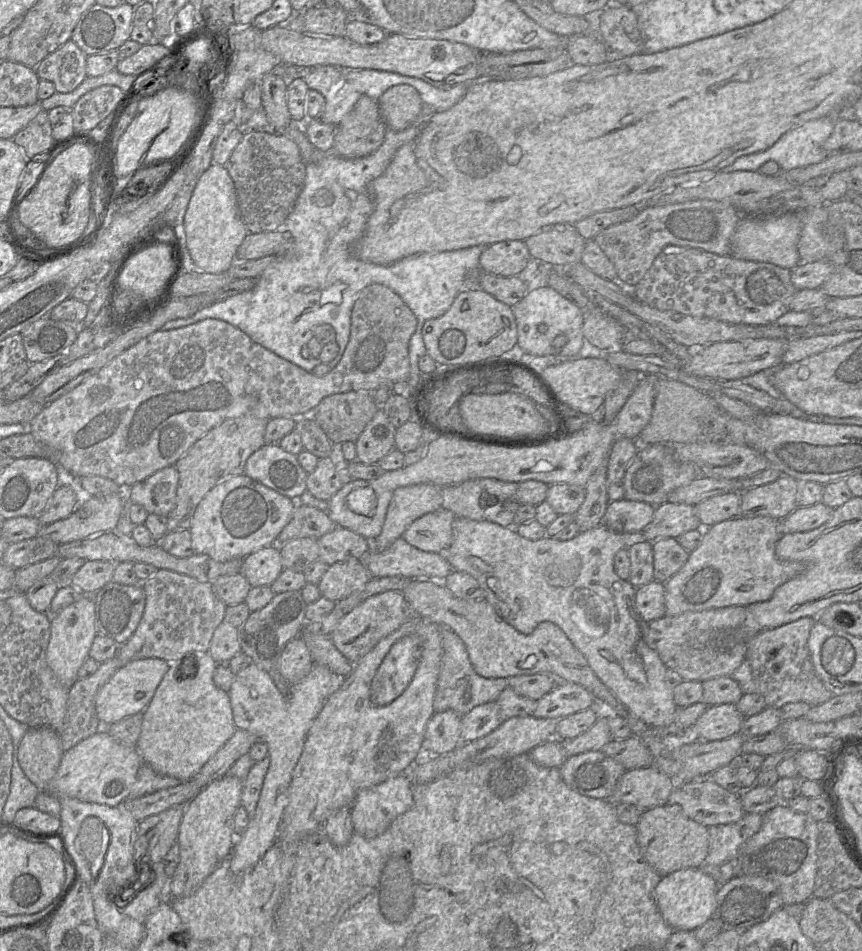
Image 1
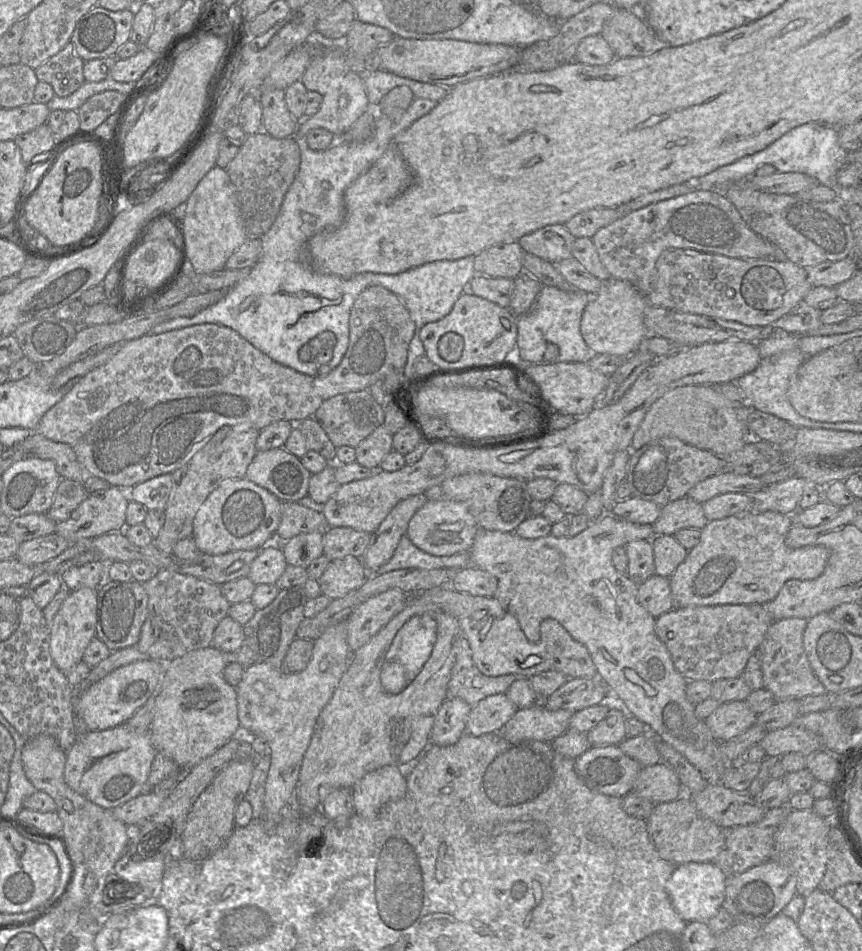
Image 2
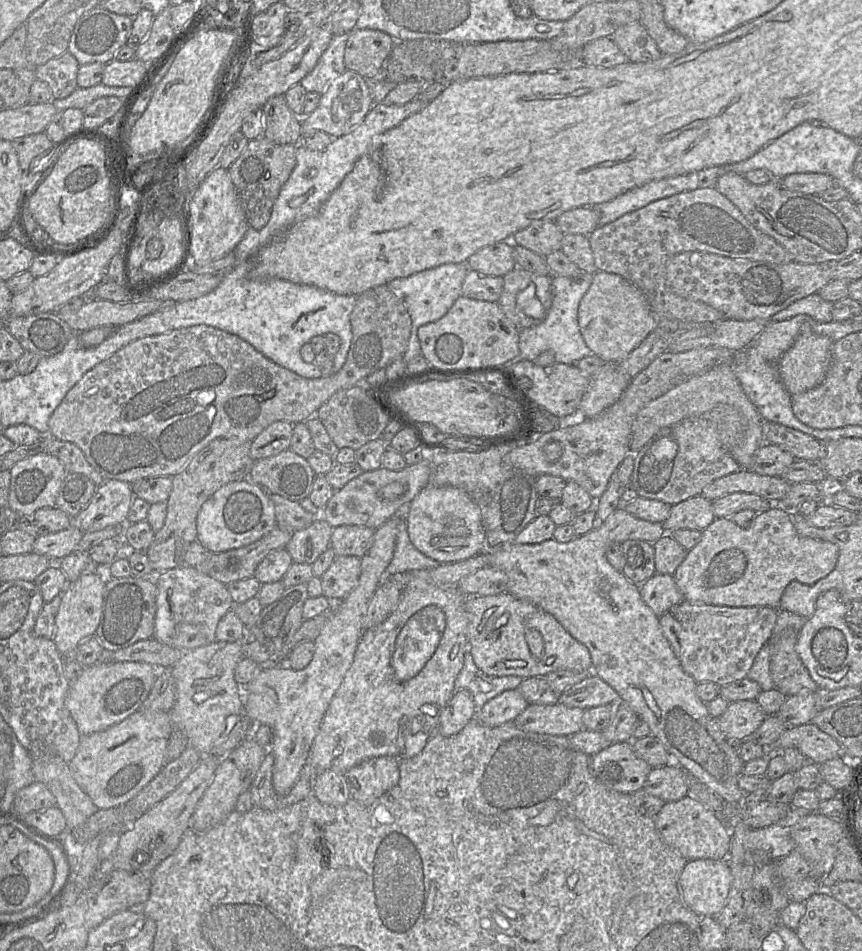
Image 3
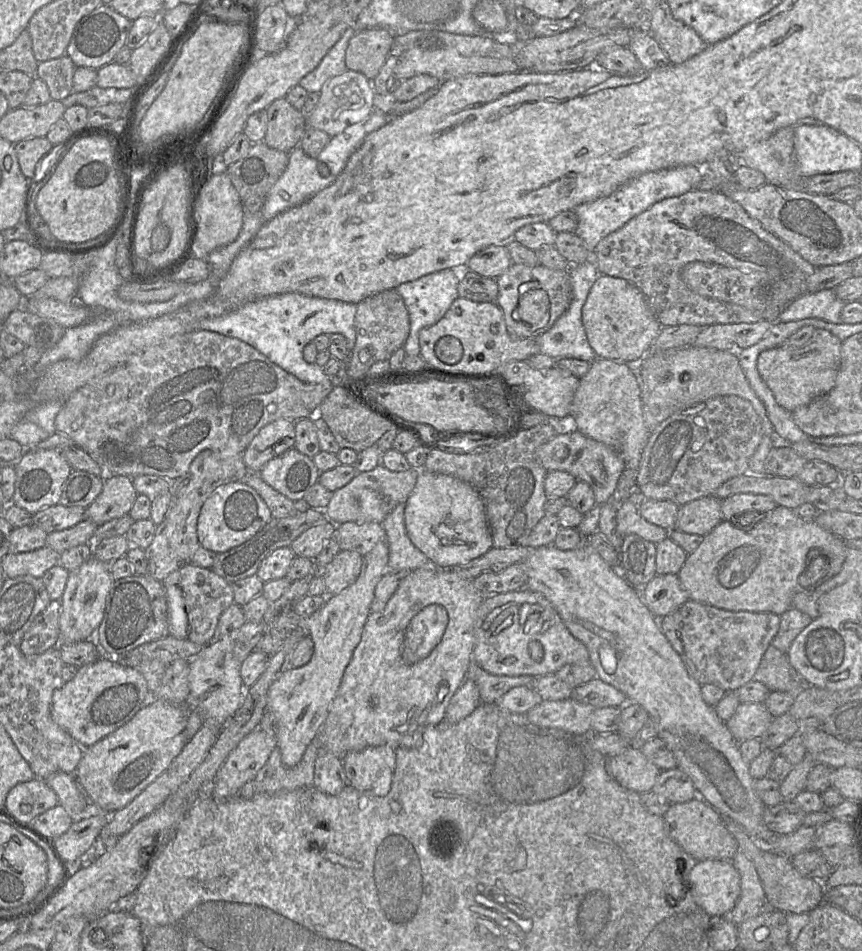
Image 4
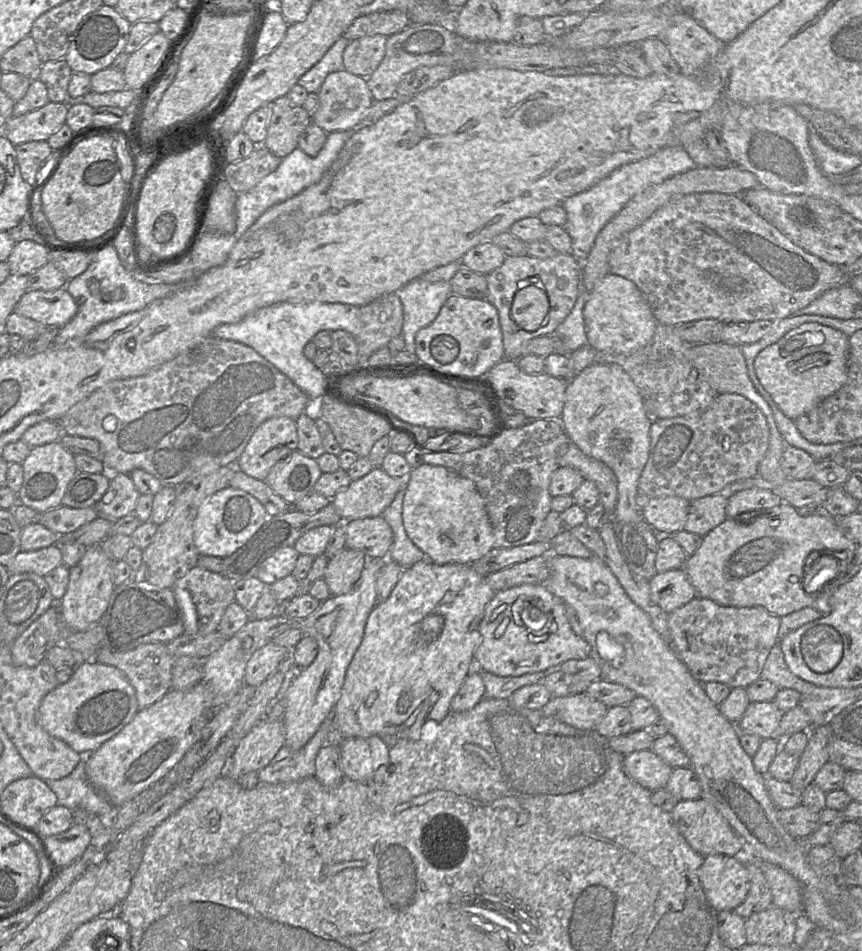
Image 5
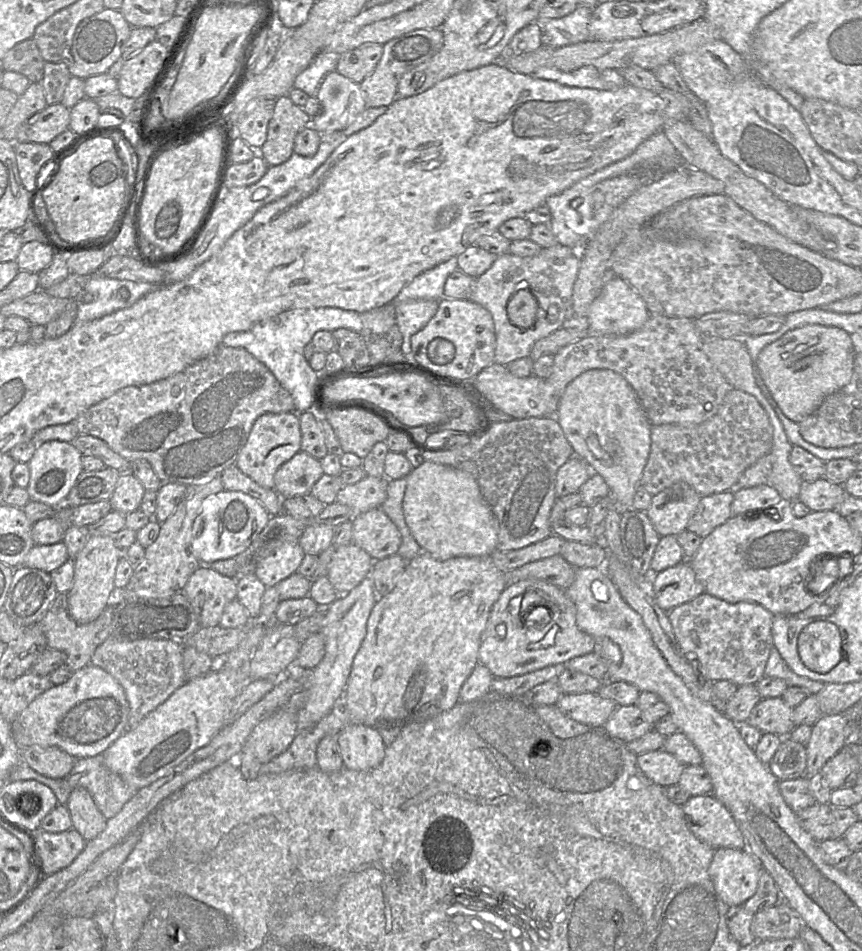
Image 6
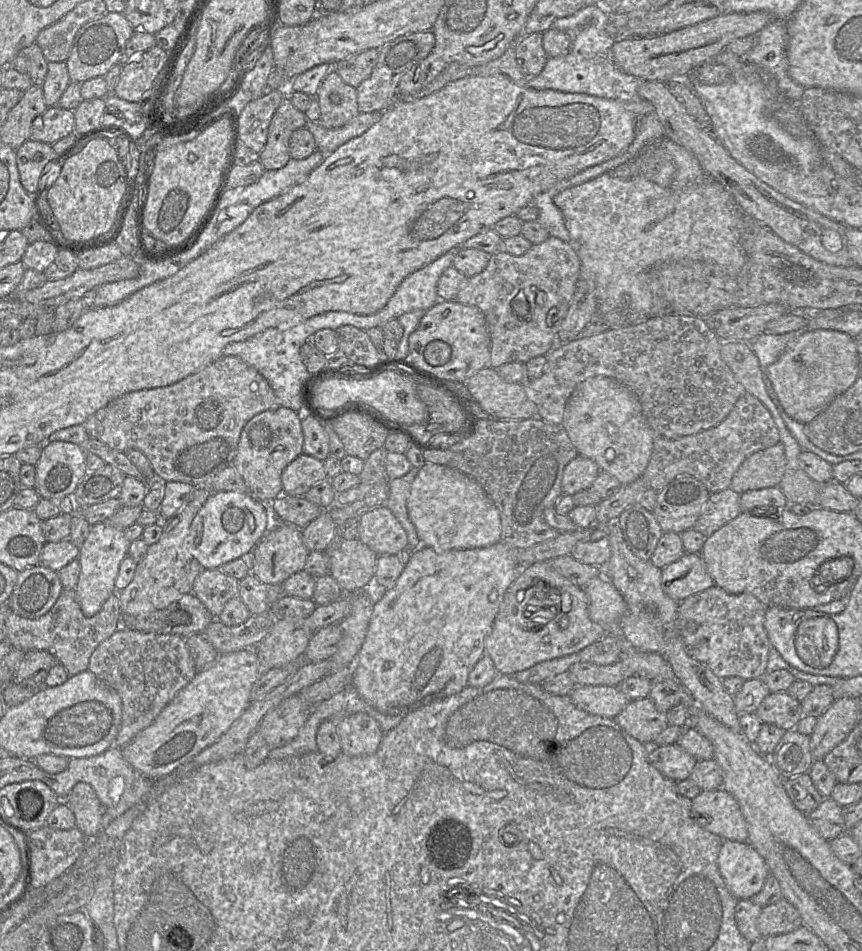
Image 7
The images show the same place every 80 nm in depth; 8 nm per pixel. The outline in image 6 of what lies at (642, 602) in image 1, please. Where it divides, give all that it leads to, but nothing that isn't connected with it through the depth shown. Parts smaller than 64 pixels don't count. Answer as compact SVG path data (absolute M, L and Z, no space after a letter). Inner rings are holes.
M688 559L651 574L651 589L657 604L666 612L705 592Z

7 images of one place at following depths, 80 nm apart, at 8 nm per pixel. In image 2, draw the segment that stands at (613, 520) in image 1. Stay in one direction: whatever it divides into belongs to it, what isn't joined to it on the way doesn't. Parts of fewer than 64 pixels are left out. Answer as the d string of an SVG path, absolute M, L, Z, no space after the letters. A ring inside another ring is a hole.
M638 497L618 501L611 514L615 517L637 524L653 524L660 516L661 506Z

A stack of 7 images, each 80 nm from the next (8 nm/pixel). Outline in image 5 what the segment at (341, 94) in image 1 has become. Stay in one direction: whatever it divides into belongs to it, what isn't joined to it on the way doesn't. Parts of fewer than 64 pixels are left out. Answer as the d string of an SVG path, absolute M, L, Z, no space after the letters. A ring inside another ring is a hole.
M344 69L330 73L318 91L319 105L311 115L311 123L319 126L327 134L335 131L355 130L364 124L366 113L374 102L366 79Z

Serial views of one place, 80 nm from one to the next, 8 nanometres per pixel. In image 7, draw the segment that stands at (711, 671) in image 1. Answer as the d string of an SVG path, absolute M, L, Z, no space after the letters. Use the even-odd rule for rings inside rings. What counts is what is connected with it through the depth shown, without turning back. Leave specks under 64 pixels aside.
M714 585L679 602L677 630L689 656L707 666L720 679L762 679L771 648L764 627L767 608L752 594L730 594Z

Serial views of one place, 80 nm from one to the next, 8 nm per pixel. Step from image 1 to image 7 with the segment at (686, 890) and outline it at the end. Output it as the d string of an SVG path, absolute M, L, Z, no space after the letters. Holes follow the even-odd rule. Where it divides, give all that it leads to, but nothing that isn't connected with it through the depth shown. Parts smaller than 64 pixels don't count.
M724 840L717 863L728 889L739 900L756 895L770 874L764 859L748 842Z

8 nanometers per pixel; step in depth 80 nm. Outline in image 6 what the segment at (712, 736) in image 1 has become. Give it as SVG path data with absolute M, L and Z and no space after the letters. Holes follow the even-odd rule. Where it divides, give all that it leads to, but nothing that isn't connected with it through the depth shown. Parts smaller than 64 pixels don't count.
M782 697L764 698L753 708L747 722L761 733L787 737L796 727L792 712L793 708Z

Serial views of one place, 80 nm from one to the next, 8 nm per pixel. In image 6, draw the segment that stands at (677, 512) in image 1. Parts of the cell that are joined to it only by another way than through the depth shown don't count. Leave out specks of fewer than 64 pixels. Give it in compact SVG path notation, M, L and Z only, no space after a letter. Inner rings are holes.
M733 490L702 497L686 530L697 534L702 539L708 536L716 527L732 517L733 498Z

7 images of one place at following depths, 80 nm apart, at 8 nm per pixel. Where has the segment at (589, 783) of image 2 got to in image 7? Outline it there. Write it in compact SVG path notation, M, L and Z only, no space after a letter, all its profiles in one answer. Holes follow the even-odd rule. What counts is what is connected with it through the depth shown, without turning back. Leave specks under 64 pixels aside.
M676 743L650 748L648 760L663 776L675 782L689 778L698 762Z

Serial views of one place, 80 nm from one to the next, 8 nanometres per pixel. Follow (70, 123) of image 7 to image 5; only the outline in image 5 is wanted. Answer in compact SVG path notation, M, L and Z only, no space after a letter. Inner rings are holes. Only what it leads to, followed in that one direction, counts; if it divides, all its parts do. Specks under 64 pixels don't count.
M49 101L39 109L10 117L1 133L13 145L29 141L47 141L65 123L68 107L65 102Z

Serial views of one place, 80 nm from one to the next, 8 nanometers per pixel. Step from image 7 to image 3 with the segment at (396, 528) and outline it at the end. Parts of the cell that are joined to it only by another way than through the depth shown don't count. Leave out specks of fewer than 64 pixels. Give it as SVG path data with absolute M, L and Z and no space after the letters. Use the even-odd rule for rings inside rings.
M358 525L333 528L330 547L337 556L363 557L373 545L375 529Z

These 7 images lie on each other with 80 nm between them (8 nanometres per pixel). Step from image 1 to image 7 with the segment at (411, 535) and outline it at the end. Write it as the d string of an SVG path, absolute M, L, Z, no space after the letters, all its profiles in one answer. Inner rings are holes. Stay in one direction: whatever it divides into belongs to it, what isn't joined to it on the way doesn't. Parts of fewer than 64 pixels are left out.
M426 462L419 469L407 500L407 510L421 545L438 553L491 546L501 541L500 513L473 477L440 464Z

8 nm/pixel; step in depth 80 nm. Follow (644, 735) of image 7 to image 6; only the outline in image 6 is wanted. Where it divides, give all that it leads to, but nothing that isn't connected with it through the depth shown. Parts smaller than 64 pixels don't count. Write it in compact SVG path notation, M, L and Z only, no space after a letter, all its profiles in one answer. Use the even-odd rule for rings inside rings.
M632 704L618 706L603 727L611 735L627 743L653 730L653 725L644 720L639 707Z

